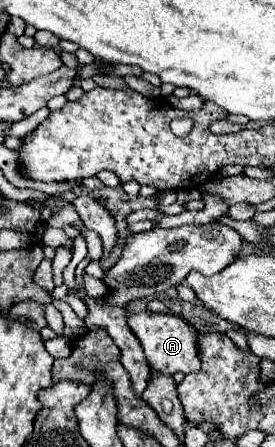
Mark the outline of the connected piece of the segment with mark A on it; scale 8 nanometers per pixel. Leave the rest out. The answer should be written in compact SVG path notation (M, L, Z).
M138 313L138 315L130 315L128 319L130 329L134 331L134 335L138 337L144 353L146 353L146 361L152 369L158 369L166 375L174 375L176 371L182 373L194 373L200 369L200 353L198 353L198 331L180 315L170 315L170 313Z

